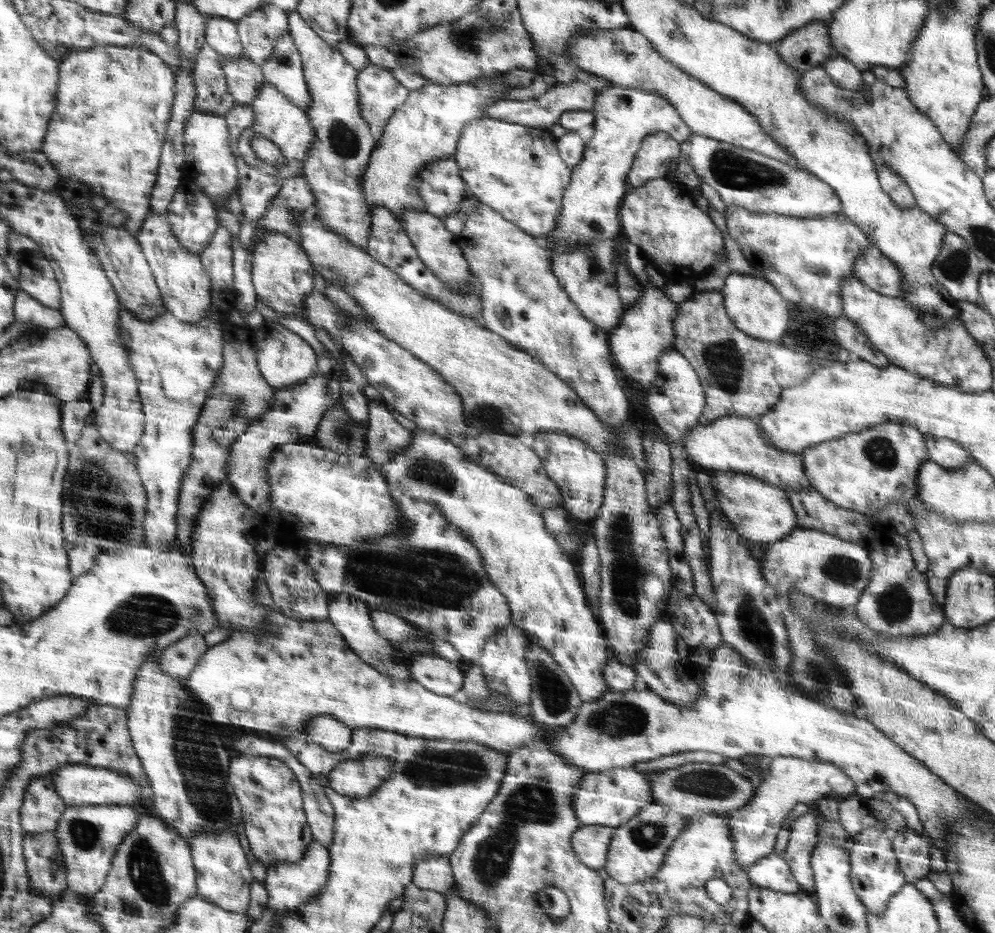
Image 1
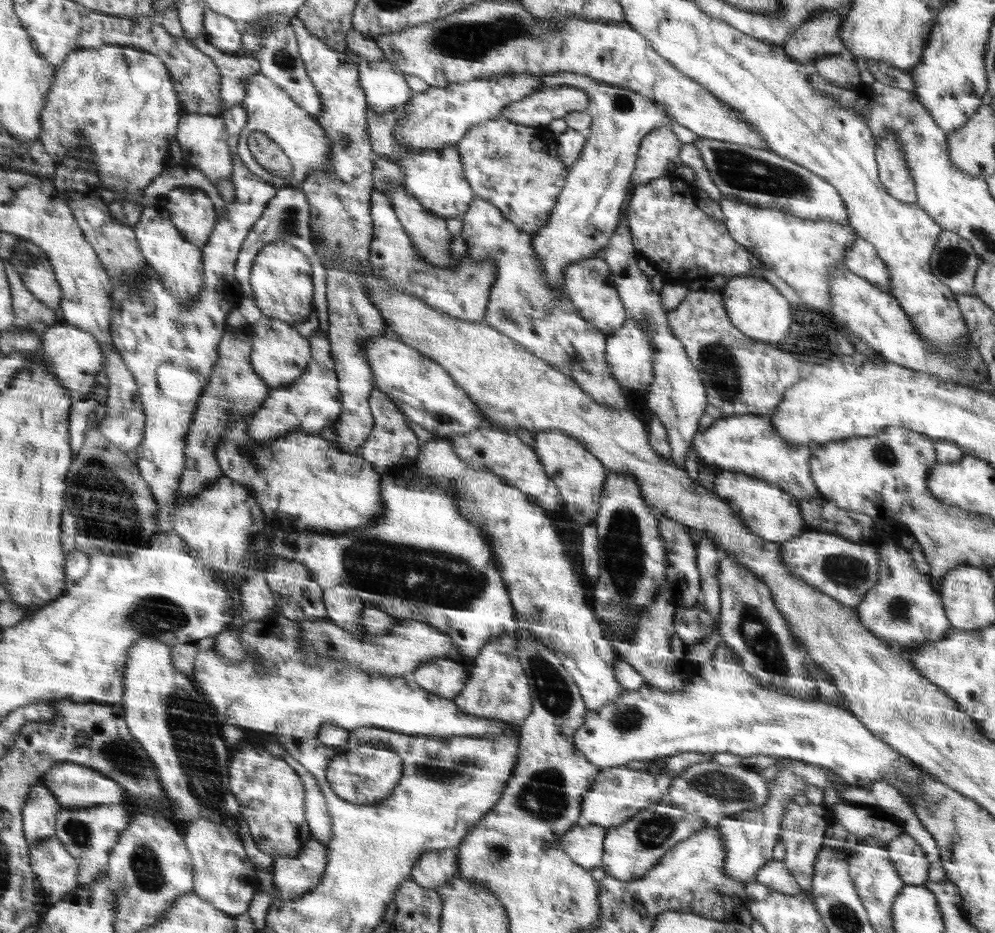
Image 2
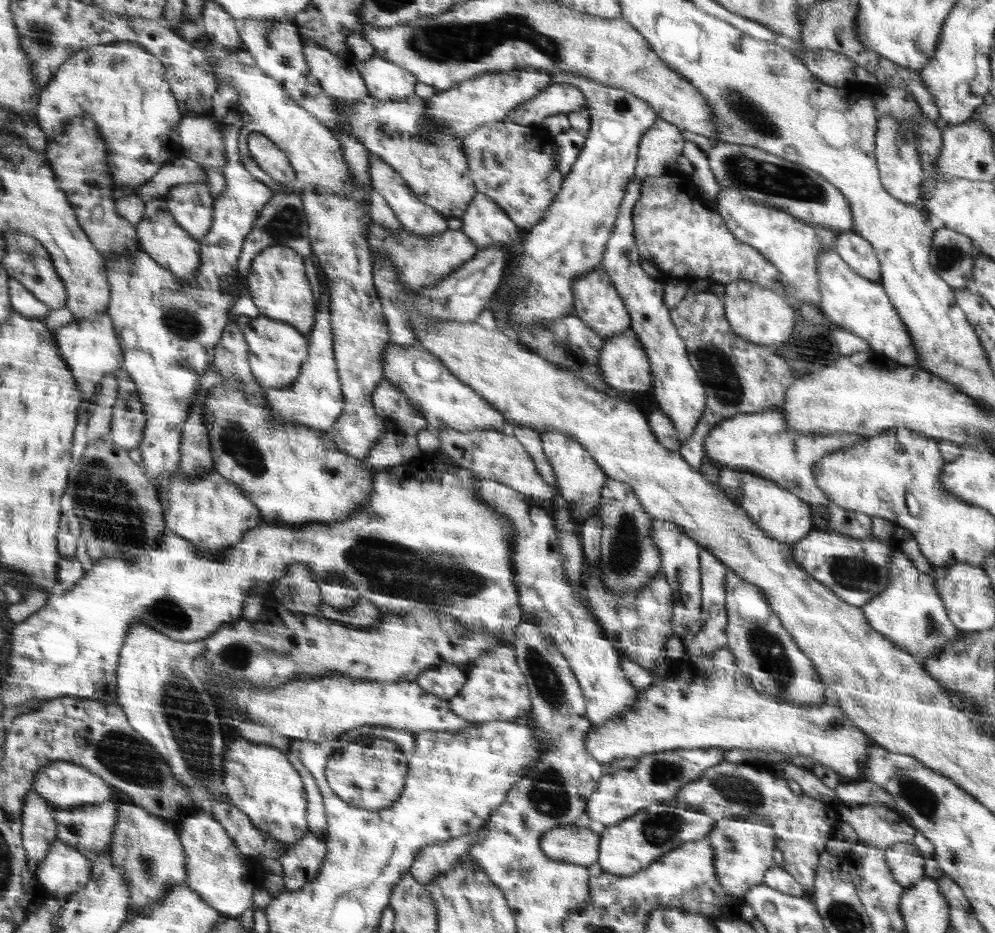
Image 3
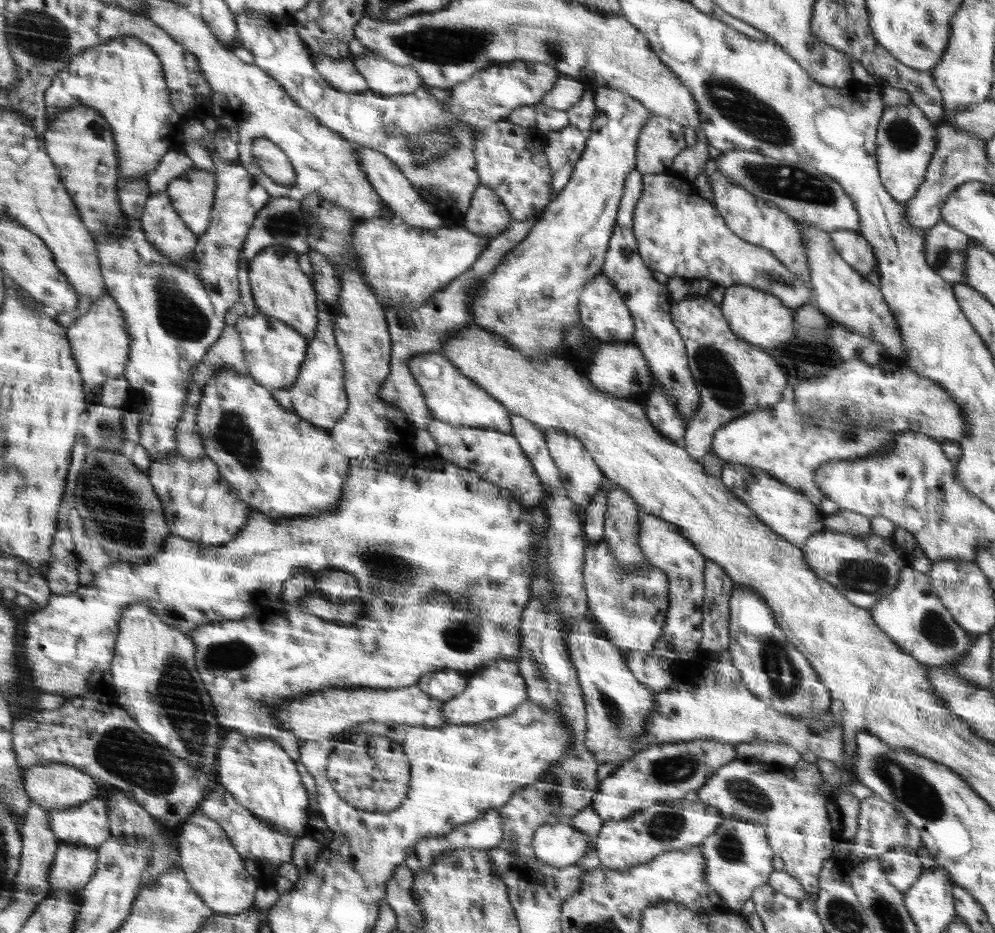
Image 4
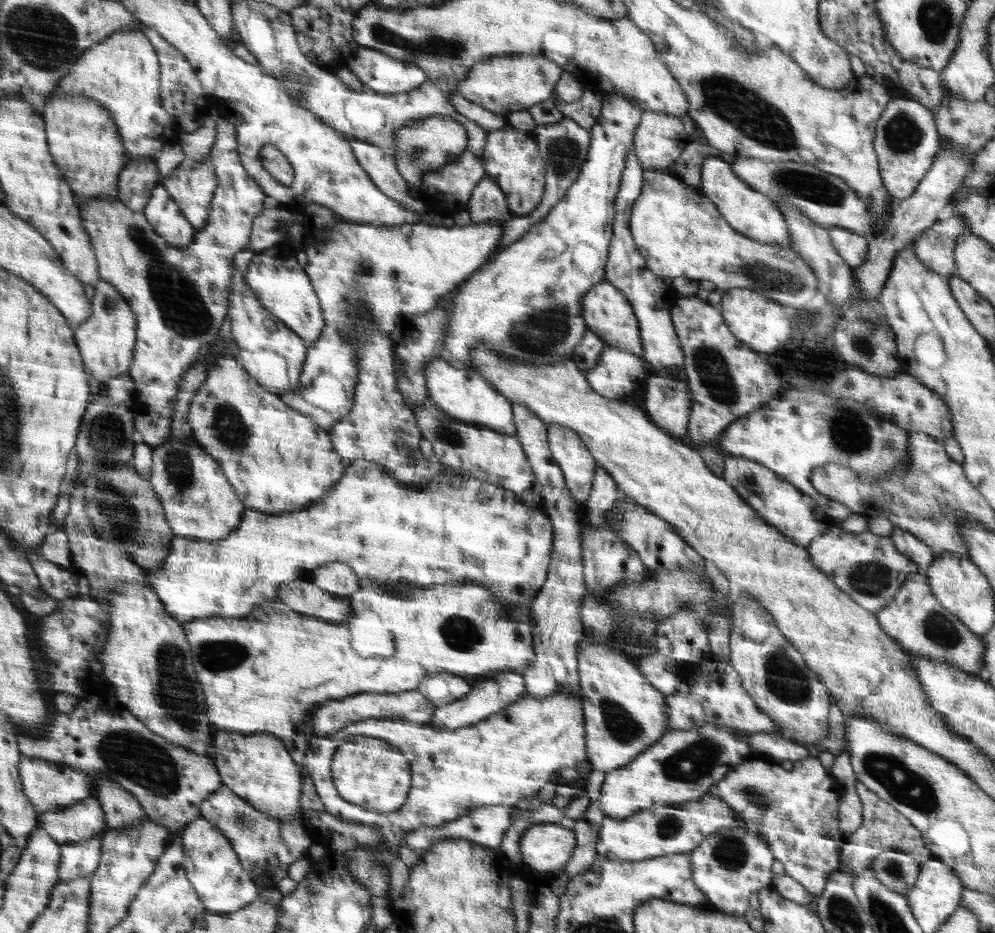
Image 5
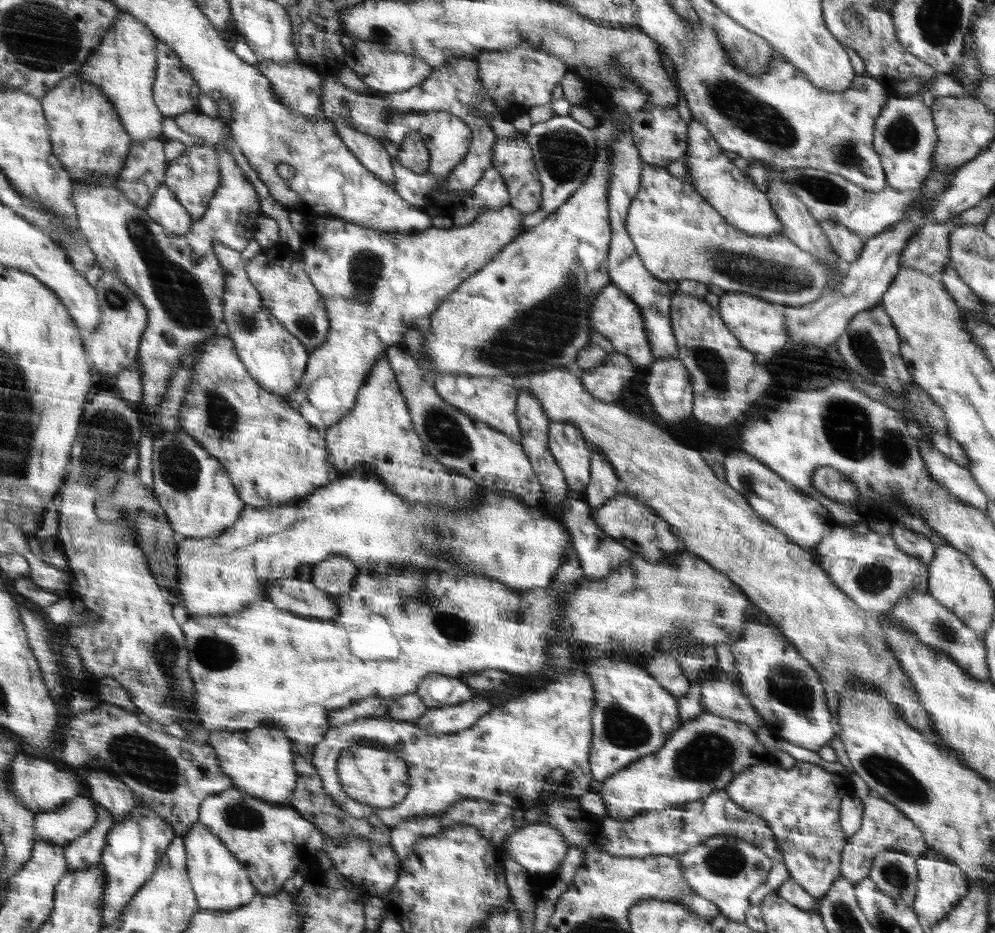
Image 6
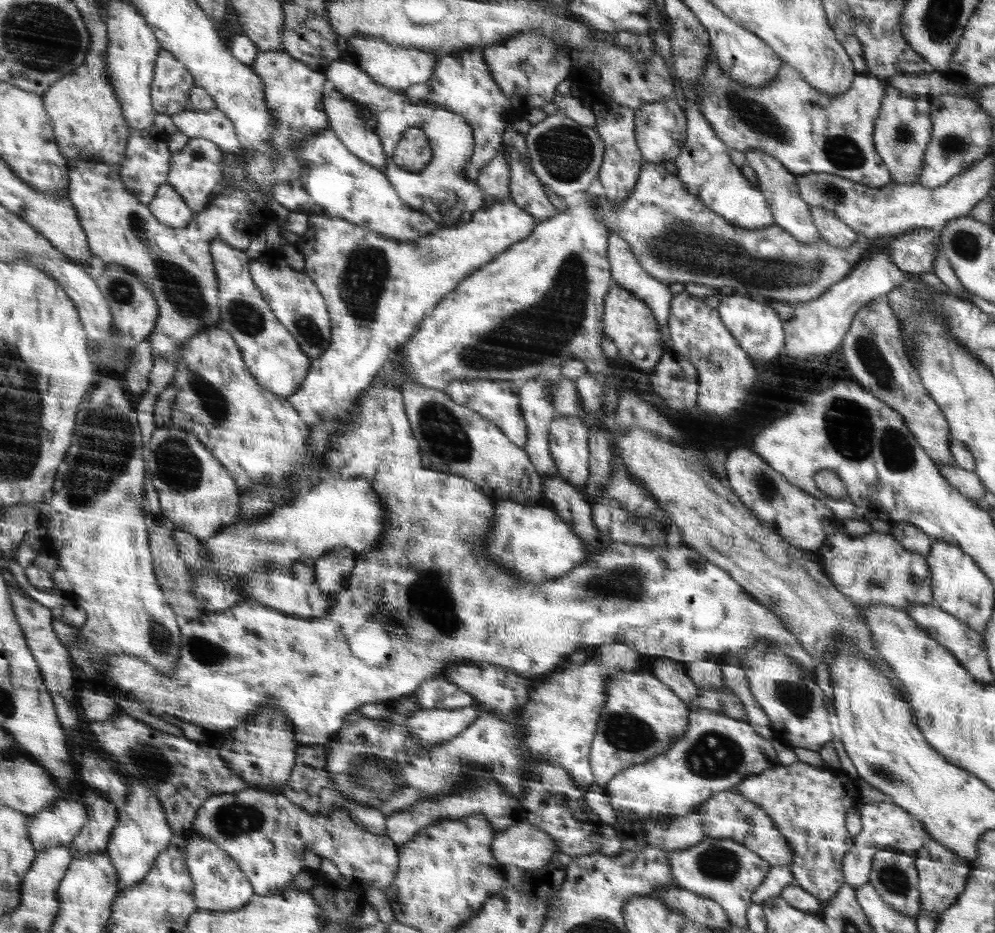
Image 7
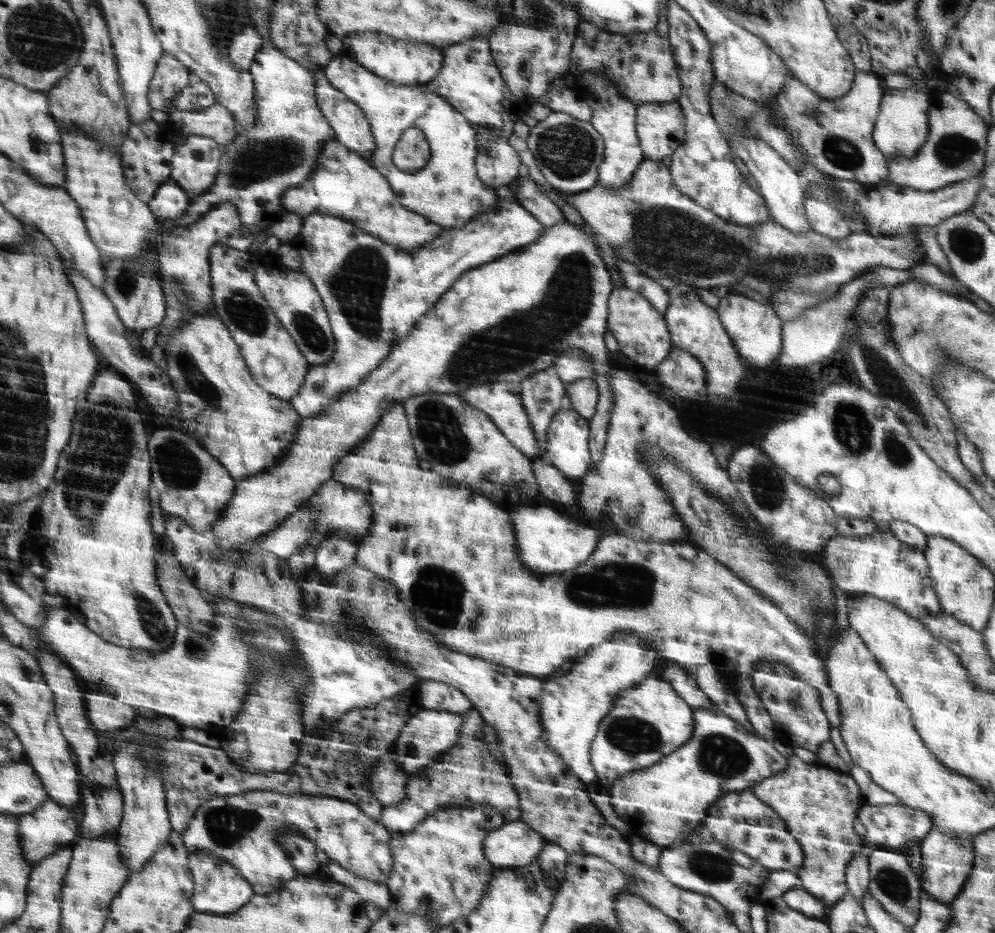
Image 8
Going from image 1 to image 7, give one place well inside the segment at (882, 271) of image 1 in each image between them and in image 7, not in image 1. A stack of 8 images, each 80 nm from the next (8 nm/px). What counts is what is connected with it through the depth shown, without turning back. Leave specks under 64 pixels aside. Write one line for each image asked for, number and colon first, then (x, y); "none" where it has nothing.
2: (861, 257)
3: (859, 254)
4: (852, 246)
5: (853, 247)
6: (846, 243)
7: (833, 230)

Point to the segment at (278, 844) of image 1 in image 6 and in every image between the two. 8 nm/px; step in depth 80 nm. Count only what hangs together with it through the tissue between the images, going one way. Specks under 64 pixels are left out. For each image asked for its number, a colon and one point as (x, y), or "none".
2: (270, 793)
3: (262, 781)
4: (258, 772)
5: (257, 767)
6: (259, 761)

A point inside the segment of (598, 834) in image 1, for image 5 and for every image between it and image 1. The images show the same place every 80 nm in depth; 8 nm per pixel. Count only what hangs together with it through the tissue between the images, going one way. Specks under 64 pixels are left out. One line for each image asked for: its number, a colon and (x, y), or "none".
2: (585, 845)
3: (580, 846)
4: (559, 844)
5: (546, 847)

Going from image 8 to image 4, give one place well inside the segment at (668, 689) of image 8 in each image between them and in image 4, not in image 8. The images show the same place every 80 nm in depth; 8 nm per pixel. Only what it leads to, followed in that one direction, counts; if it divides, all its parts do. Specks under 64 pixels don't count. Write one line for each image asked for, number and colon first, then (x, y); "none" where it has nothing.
4: (618, 706)
5: (625, 715)
6: (633, 715)
7: (642, 719)

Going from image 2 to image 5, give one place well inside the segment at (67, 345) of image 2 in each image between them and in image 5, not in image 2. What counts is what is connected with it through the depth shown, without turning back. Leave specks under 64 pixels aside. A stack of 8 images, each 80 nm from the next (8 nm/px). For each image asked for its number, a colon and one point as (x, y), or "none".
3: (93, 348)
4: (100, 341)
5: (107, 341)

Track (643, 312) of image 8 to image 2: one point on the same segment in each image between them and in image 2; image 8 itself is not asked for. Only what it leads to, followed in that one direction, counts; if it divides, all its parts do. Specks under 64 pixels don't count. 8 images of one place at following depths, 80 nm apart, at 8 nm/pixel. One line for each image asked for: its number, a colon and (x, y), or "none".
2: (590, 284)
3: (597, 302)
4: (603, 311)
5: (607, 312)
6: (614, 314)
7: (628, 320)

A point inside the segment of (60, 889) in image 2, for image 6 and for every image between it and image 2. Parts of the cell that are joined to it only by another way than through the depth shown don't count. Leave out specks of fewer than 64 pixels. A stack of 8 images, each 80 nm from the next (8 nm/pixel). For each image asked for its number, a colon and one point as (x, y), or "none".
3: (64, 871)
4: (74, 865)
5: (82, 858)
6: (87, 849)

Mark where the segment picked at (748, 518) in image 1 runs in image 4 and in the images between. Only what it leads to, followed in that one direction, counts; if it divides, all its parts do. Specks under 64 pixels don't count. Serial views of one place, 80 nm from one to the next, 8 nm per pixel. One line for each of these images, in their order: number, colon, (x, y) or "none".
2: (769, 512)
3: (785, 516)
4: (789, 513)

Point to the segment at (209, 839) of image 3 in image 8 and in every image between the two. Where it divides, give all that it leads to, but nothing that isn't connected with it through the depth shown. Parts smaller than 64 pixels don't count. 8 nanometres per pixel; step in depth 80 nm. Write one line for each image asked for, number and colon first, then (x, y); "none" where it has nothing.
4: (208, 857)
5: (213, 867)
6: (220, 884)
7: (219, 885)
8: (219, 887)

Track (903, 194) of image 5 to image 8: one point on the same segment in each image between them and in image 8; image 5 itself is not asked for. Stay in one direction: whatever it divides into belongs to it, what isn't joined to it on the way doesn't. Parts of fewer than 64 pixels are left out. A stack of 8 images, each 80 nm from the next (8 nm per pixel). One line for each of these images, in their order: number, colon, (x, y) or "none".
6: (906, 137)
7: (905, 129)
8: (904, 125)

